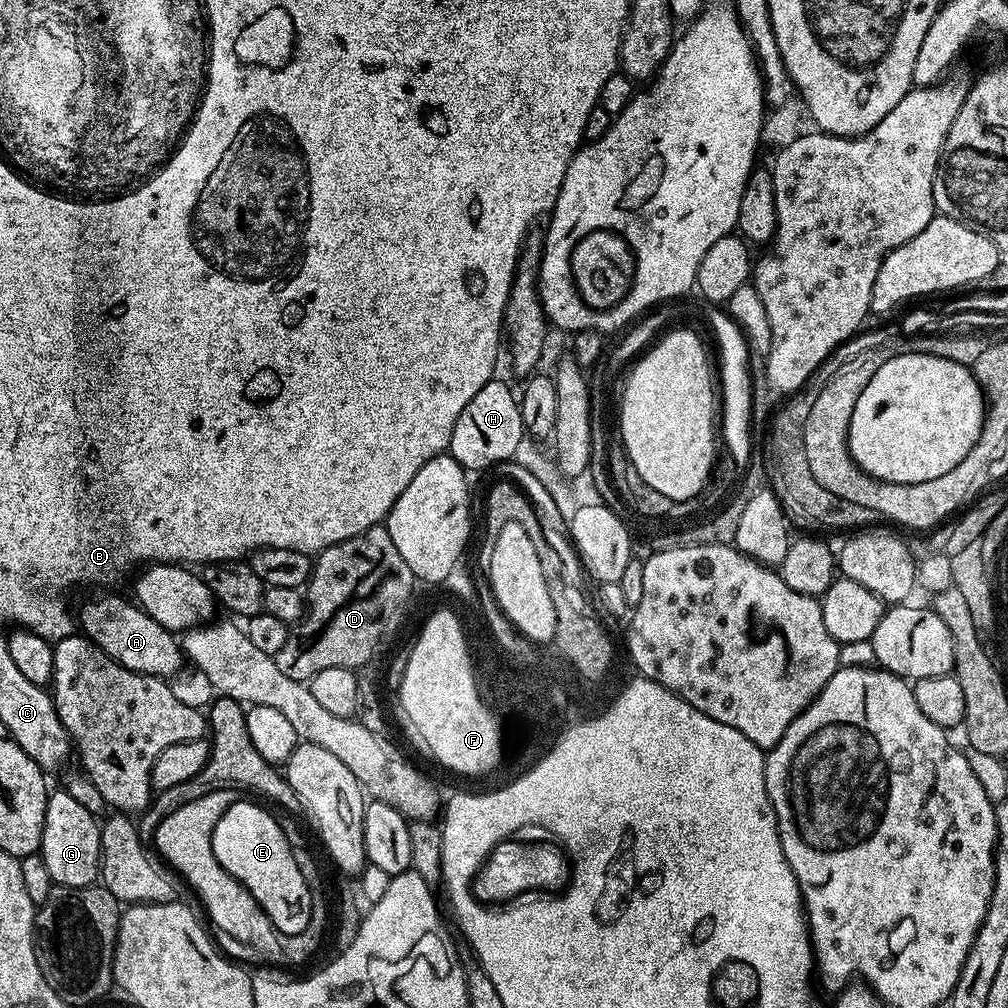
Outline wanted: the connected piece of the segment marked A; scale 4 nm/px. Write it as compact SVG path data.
M100 596L97 600L88 600L78 612L78 624L82 627L83 635L87 636L96 647L101 648L112 660L117 660L126 670L134 670L138 674L147 676L158 676L161 678L172 678L172 675L186 664L186 657L181 641L173 633L168 632L150 614L146 614L139 604L123 600L120 596Z

